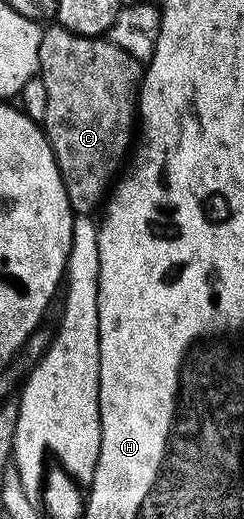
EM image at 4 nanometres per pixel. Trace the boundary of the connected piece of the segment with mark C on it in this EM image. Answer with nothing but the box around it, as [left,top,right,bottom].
[38,23,143,215]

